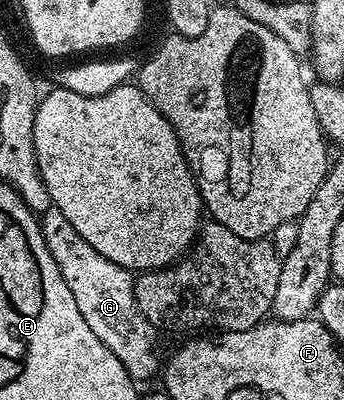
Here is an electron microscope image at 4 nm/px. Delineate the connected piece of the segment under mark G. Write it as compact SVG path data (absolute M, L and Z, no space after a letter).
M51 205L48 210L42 212L39 222L43 241L47 245L51 257L55 257L55 265L59 265L59 273L63 273L63 281L67 281L67 289L71 289L71 297L75 297L75 306L79 308L79 314L83 316L83 321L87 321L91 333L95 333L95 337L99 337L99 341L103 341L103 345L107 345L107 349L111 349L111 353L115 353L115 357L119 357L123 369L127 369L127 373L135 381L149 379L153 374L156 376L163 367L162 357L160 359L157 356L159 331L158 328L151 325L151 321L147 321L147 317L143 317L143 313L137 308L133 292L134 272L127 270L126 267L115 265L115 261L107 261L107 257L103 257L103 253L99 253L99 249L87 245L87 241L83 241L83 237L79 237L79 232L72 227L71 221L63 216L57 207Z

